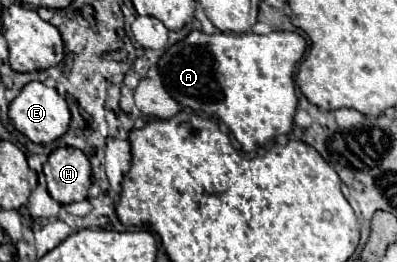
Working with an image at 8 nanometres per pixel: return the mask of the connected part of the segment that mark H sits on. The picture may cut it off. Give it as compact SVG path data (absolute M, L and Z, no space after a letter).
M57 147L49 155L42 170L51 197L61 205L87 199L87 189L91 187L91 165L89 159L75 147Z

